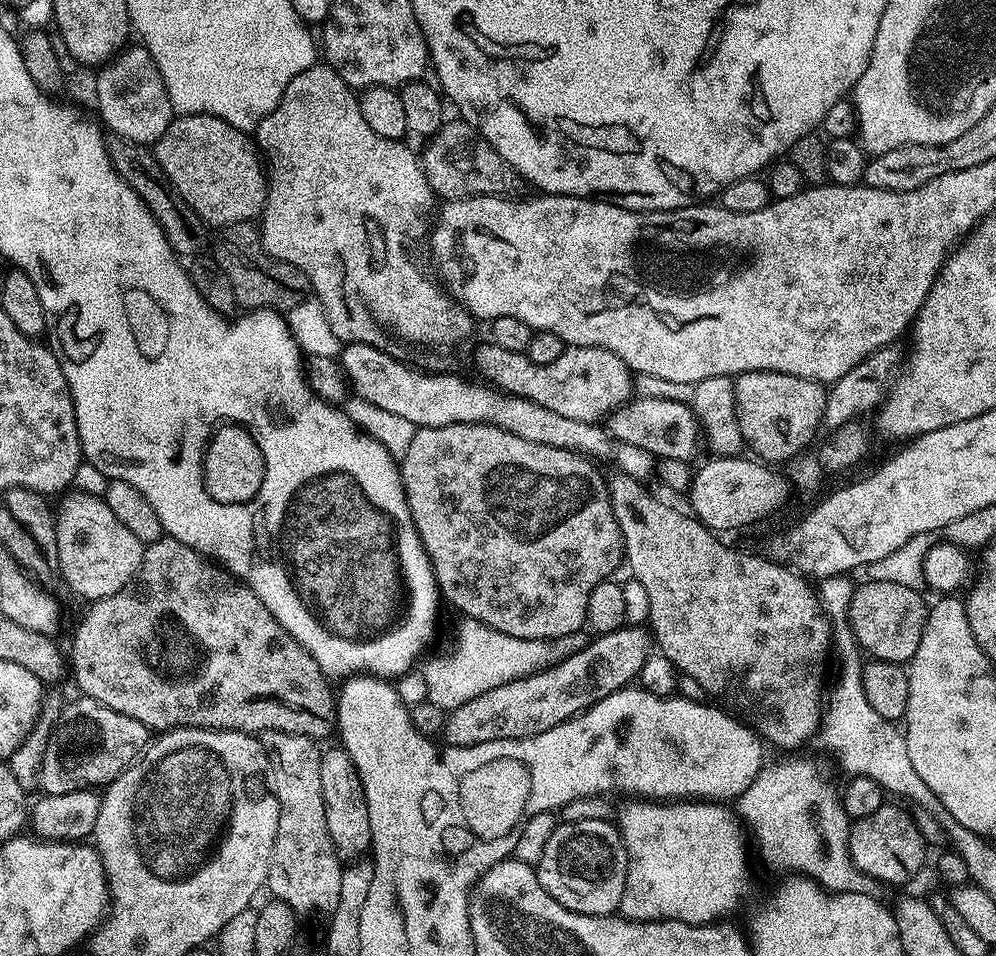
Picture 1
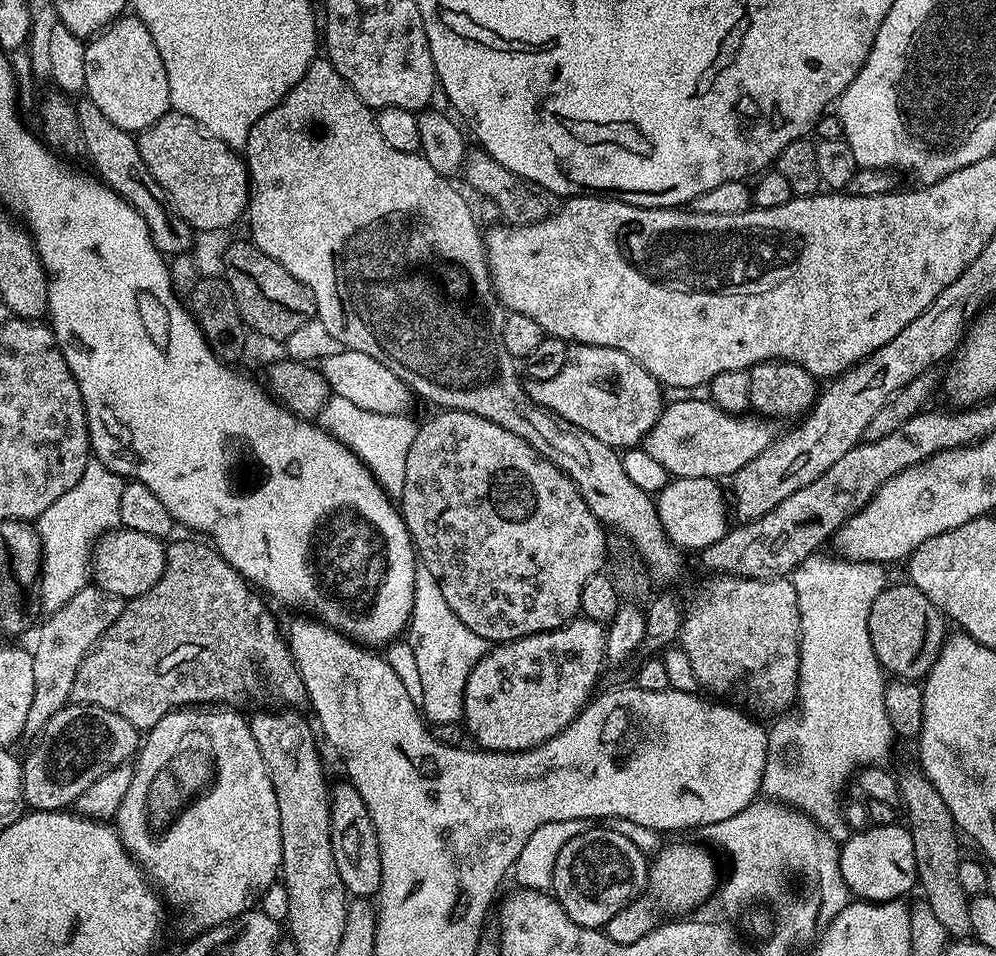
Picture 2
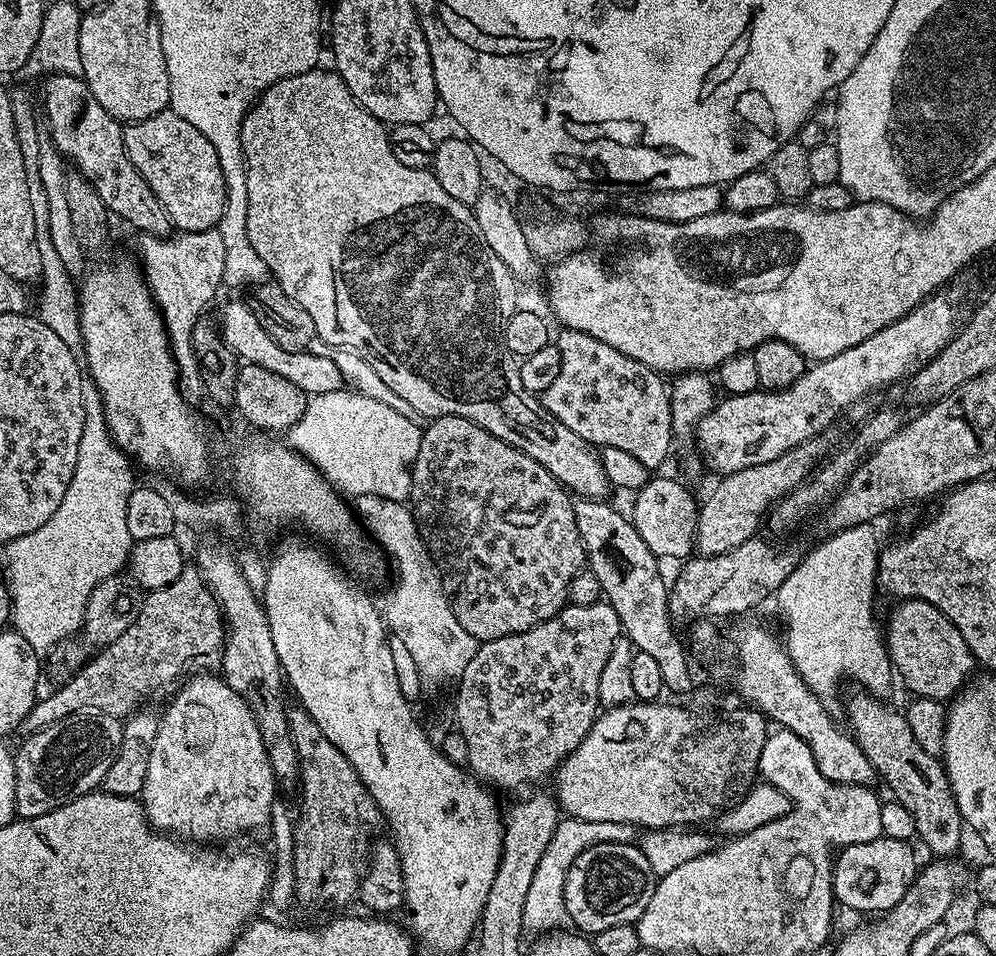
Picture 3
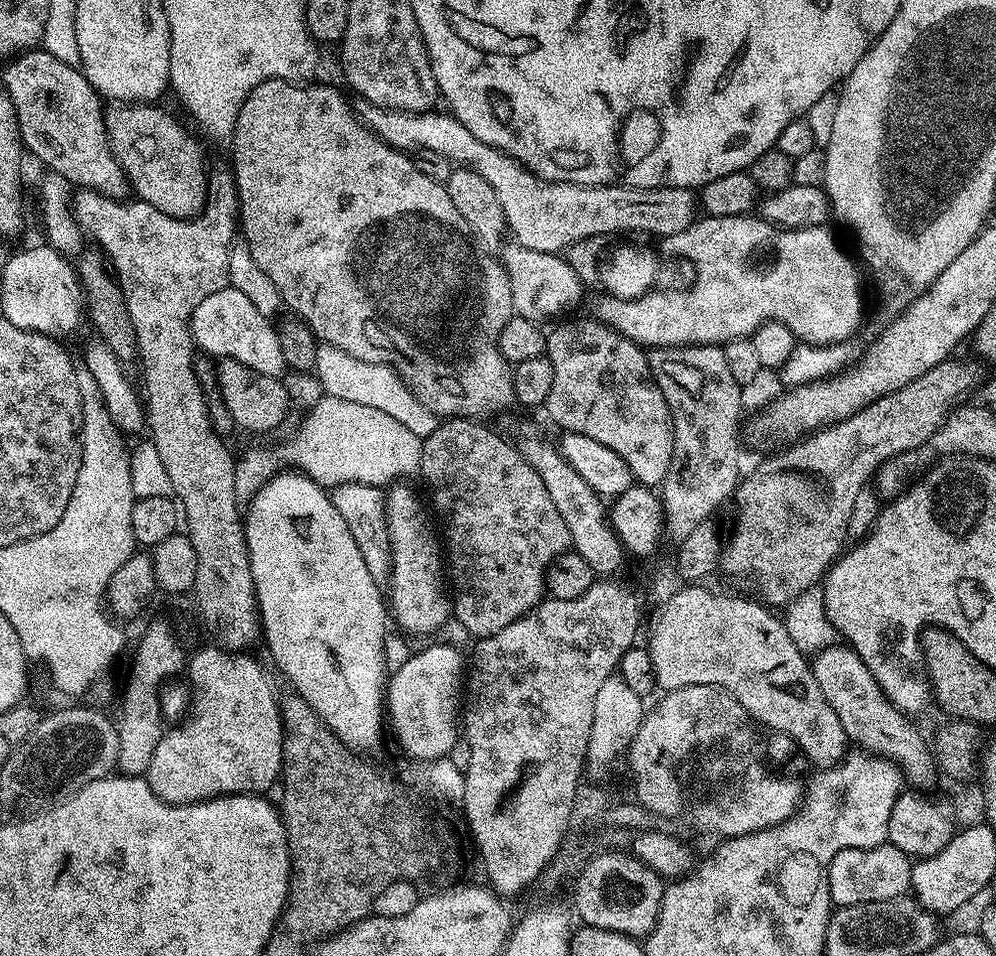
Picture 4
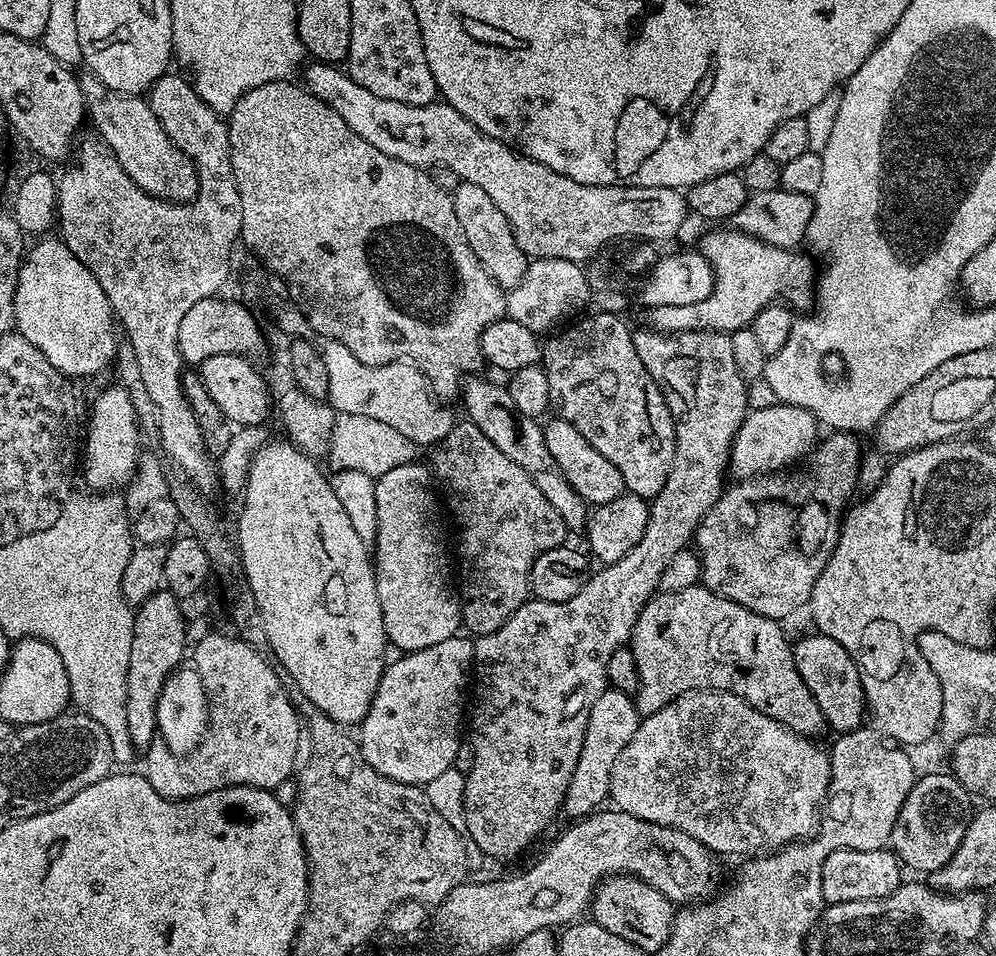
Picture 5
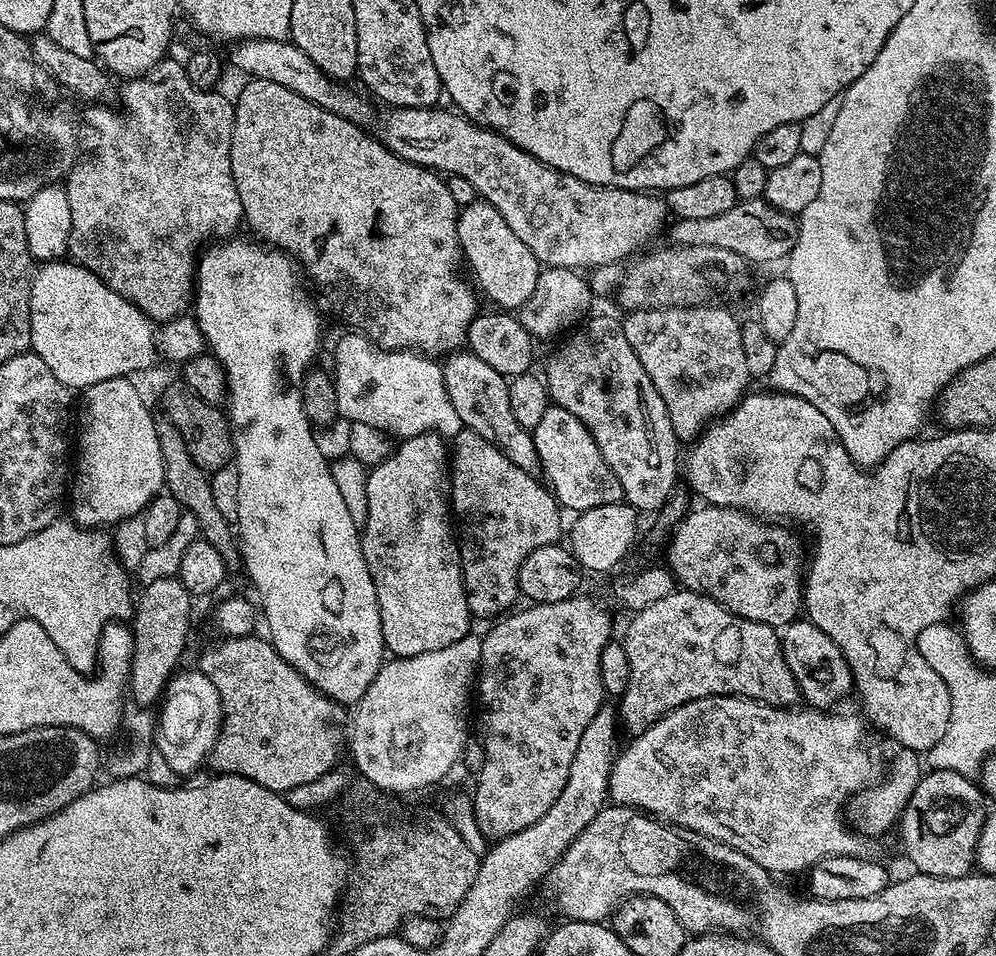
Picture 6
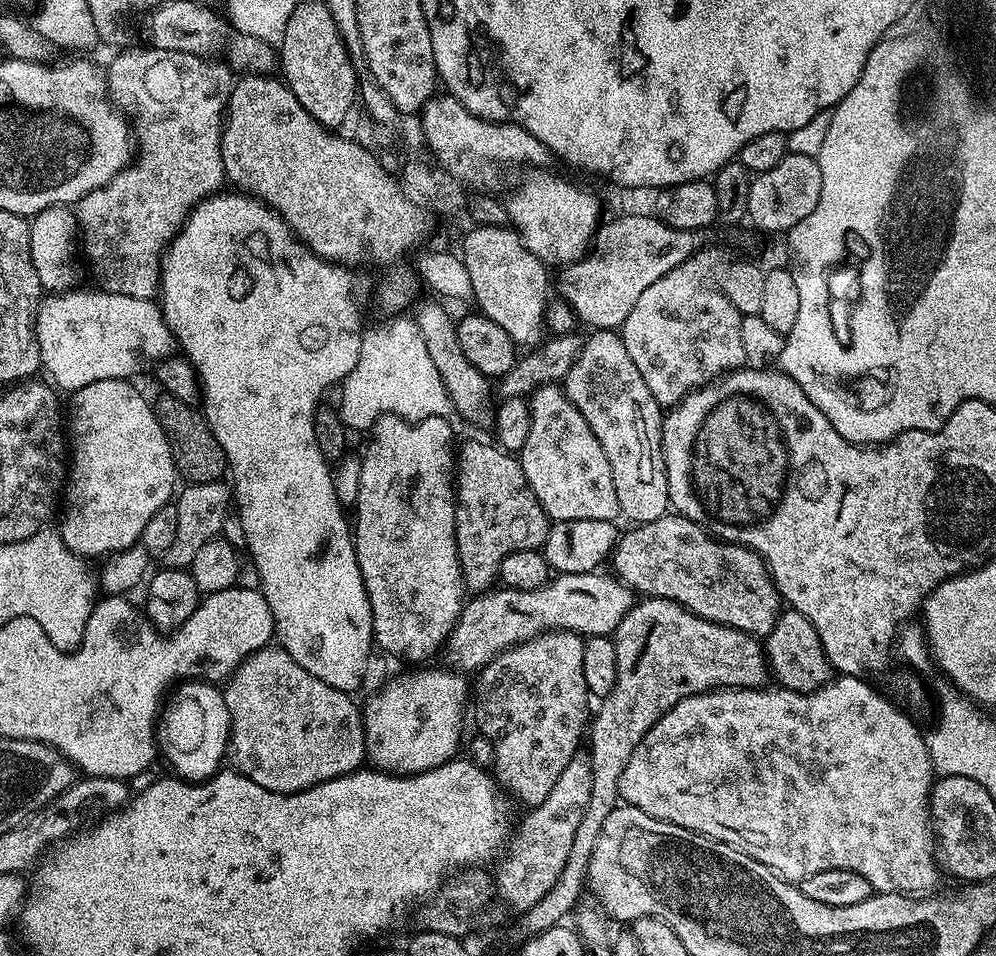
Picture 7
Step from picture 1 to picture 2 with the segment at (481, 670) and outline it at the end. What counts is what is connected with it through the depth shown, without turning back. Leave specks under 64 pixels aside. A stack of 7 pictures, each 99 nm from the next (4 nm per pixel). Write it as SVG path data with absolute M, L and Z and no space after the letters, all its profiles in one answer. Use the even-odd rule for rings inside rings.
M422 566L416 569L414 606L408 619L406 641L414 651L424 691L420 707L424 718L432 724L459 721L464 713L466 680L477 662L488 652L490 644L470 630L470 626L463 624L450 606L446 606L446 598L442 598L442 590L434 574Z

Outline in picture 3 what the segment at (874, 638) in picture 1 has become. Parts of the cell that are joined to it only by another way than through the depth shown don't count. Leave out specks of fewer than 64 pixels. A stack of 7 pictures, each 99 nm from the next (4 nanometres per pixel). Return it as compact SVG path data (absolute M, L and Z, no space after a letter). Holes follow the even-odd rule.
M901 599L888 616L886 645L897 677L908 683L913 697L925 696L931 700L948 702L973 679L978 665L966 638L942 610L925 600Z

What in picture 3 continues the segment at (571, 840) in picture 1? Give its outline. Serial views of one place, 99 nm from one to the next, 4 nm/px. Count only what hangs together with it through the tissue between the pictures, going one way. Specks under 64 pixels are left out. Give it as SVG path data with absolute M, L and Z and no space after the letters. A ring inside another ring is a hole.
M606 842L590 846L574 858L570 874L566 874L564 901L568 920L576 923L575 927L584 934L595 934L623 924L635 925L654 895L657 879L646 854L636 844Z

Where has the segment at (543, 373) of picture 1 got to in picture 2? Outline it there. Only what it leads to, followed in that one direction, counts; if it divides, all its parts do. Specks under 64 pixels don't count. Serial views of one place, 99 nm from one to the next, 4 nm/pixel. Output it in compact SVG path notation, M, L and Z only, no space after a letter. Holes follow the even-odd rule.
M572 344L566 366L555 378L528 380L526 387L534 403L617 450L637 447L662 411L660 381L638 366L630 354L606 346Z

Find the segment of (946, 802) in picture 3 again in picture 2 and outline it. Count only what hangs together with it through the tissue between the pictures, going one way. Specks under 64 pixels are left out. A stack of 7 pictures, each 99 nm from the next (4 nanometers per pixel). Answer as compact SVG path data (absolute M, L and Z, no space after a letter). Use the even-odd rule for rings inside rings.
M919 767L908 768L899 773L900 802L903 811L908 811L906 827L914 838L914 858L916 859L916 875L919 891L924 891L923 899L928 908L945 927L947 935L952 938L968 938L972 936L970 926L970 897L958 882L958 866L962 859L958 829L950 810L946 810L946 802L942 802L942 794L934 790L930 778Z

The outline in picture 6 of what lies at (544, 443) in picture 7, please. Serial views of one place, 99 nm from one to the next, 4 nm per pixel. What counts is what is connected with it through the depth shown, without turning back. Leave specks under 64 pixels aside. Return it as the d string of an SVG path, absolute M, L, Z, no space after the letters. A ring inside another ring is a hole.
M549 406L546 414L542 414L542 422L538 422L531 433L540 455L540 467L543 475L548 475L547 483L557 504L565 509L573 508L573 513L579 514L594 506L619 504L624 500L622 486L602 458L590 430L586 430L570 410Z

